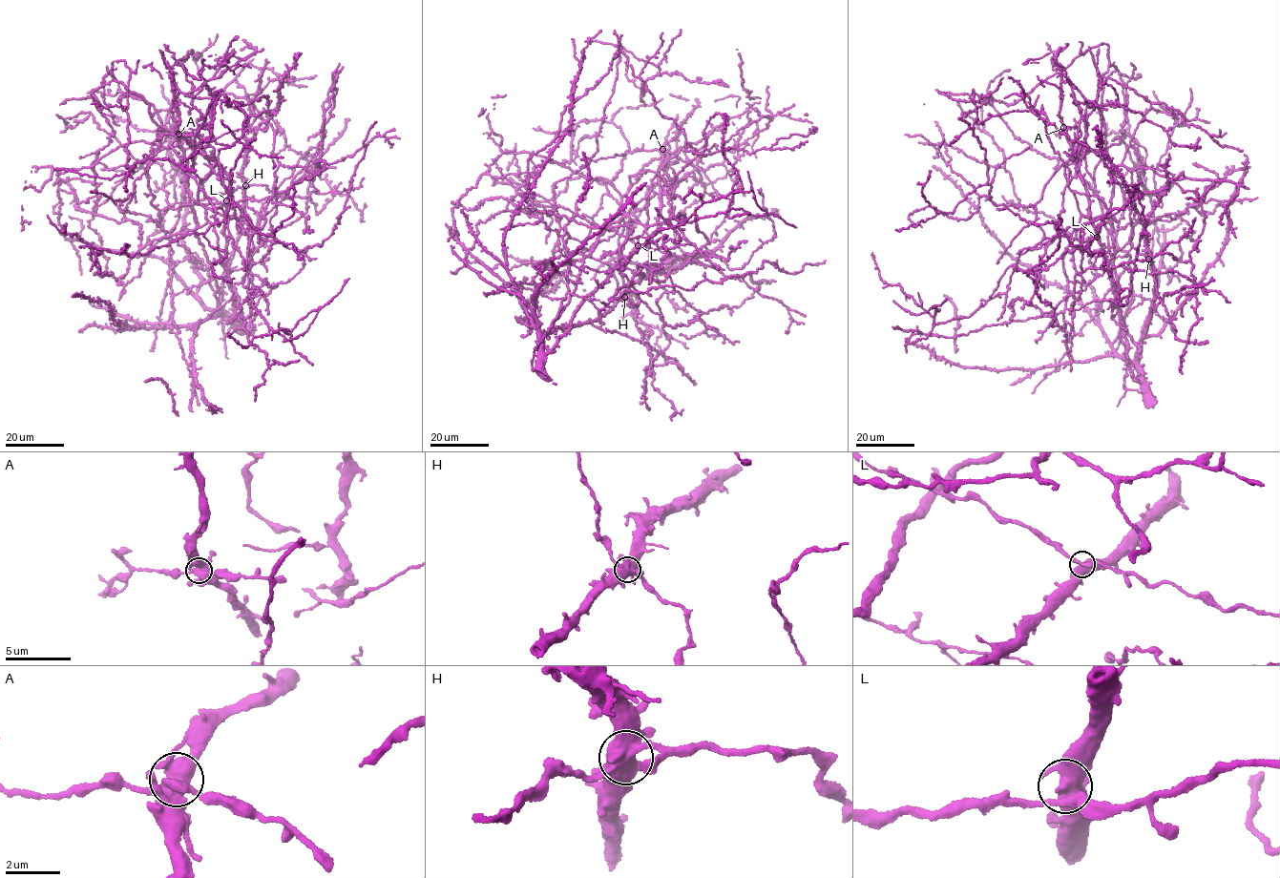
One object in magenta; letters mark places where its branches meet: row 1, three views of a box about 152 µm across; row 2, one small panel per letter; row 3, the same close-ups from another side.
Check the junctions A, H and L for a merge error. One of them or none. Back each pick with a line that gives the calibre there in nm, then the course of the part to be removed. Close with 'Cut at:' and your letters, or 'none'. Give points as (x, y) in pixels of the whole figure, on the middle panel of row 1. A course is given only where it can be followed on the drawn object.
Cut at: none

